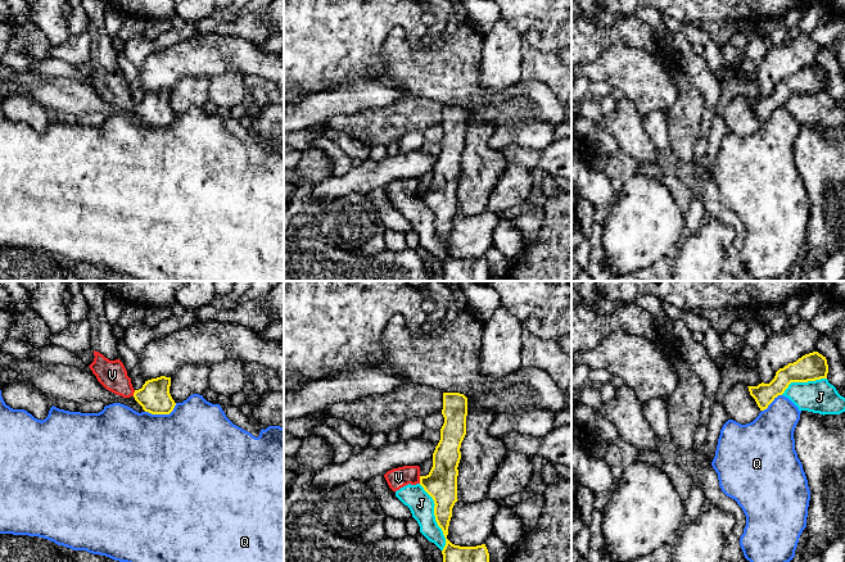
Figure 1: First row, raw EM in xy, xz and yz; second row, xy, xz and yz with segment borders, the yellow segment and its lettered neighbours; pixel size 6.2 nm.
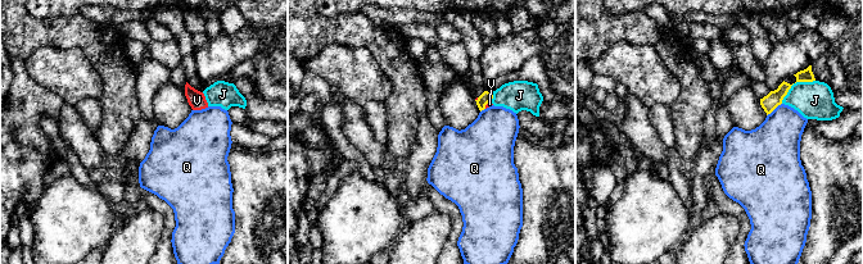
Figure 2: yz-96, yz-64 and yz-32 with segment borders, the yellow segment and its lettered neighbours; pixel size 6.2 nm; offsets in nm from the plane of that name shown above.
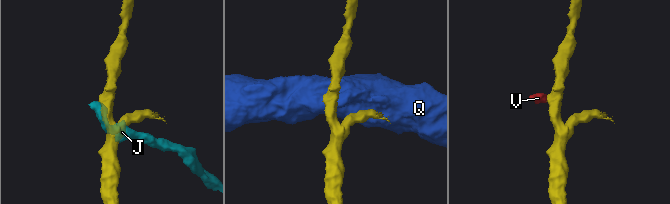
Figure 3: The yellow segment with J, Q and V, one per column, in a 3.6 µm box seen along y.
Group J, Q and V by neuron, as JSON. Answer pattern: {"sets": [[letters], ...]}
{"sets": [["J", "V"], ["Q"]]}

